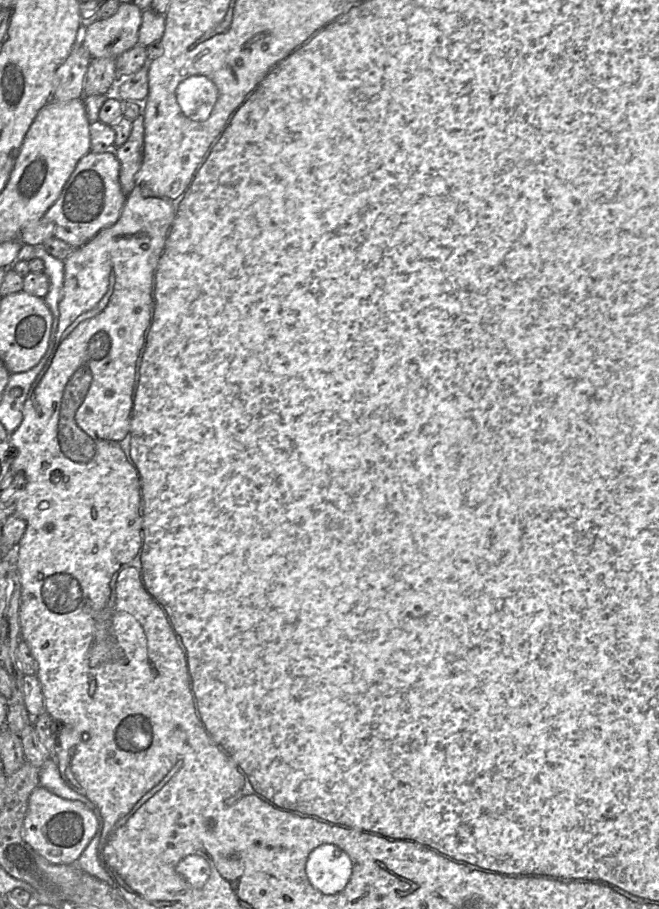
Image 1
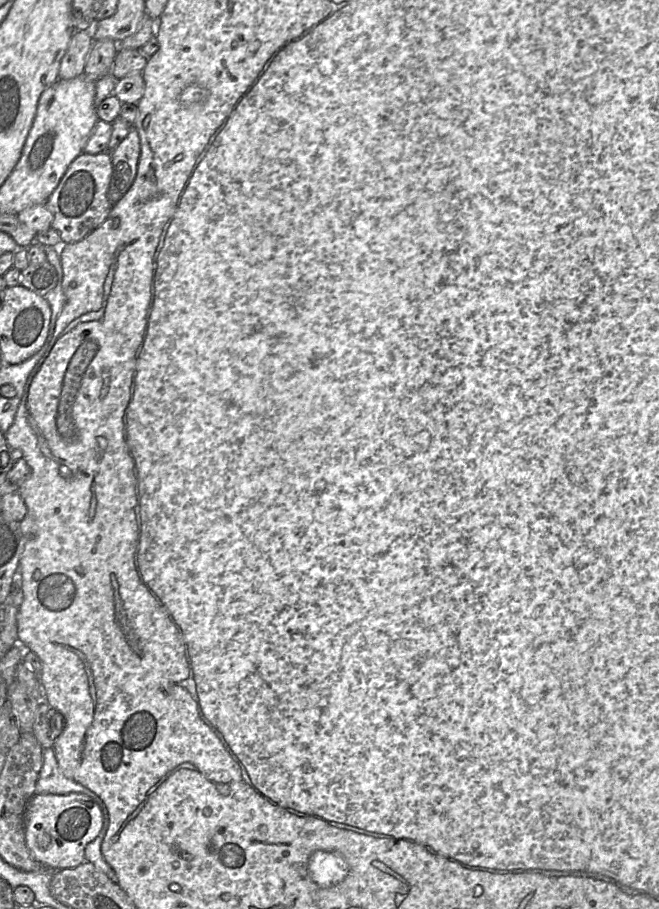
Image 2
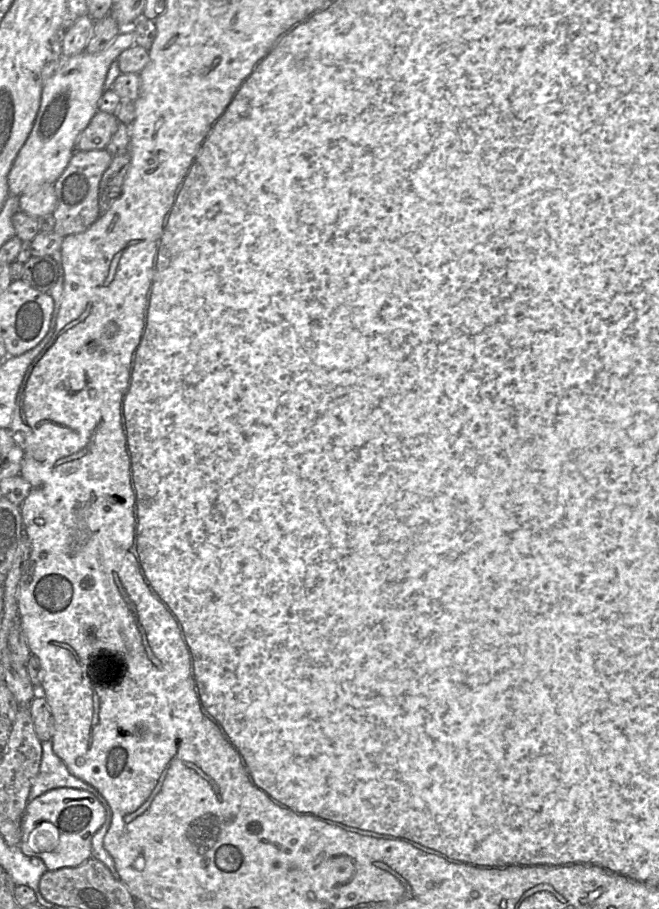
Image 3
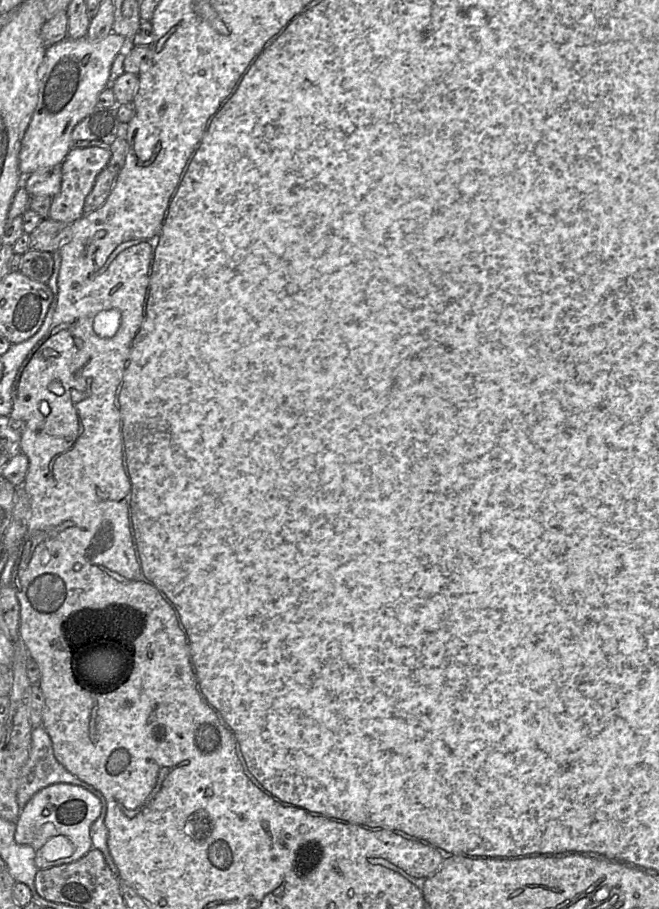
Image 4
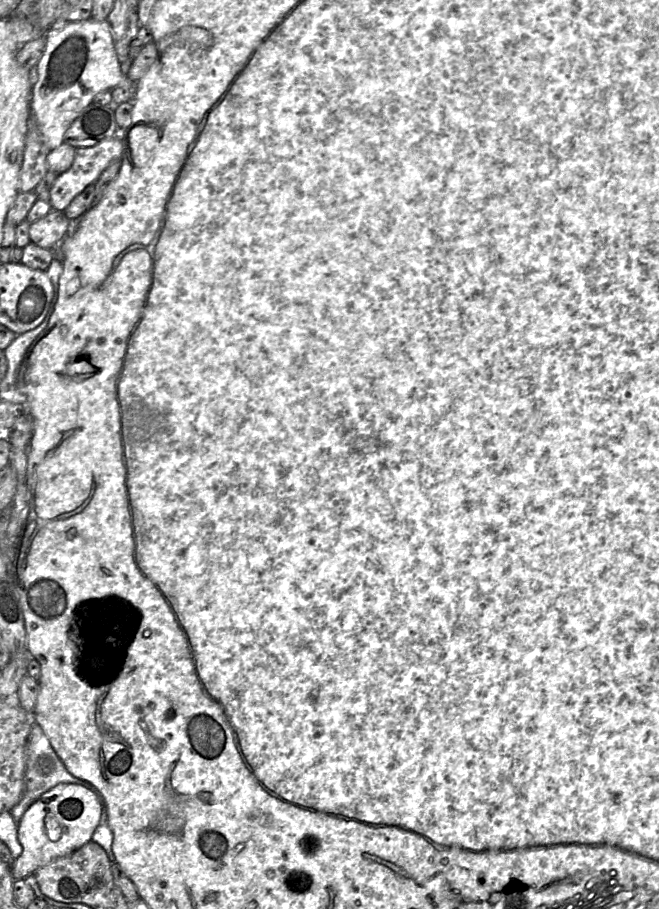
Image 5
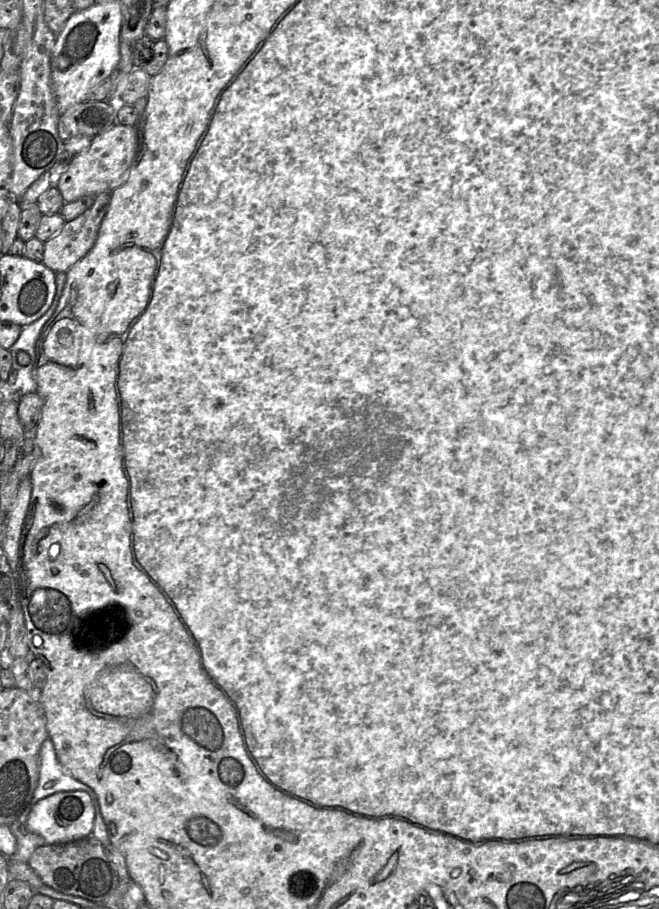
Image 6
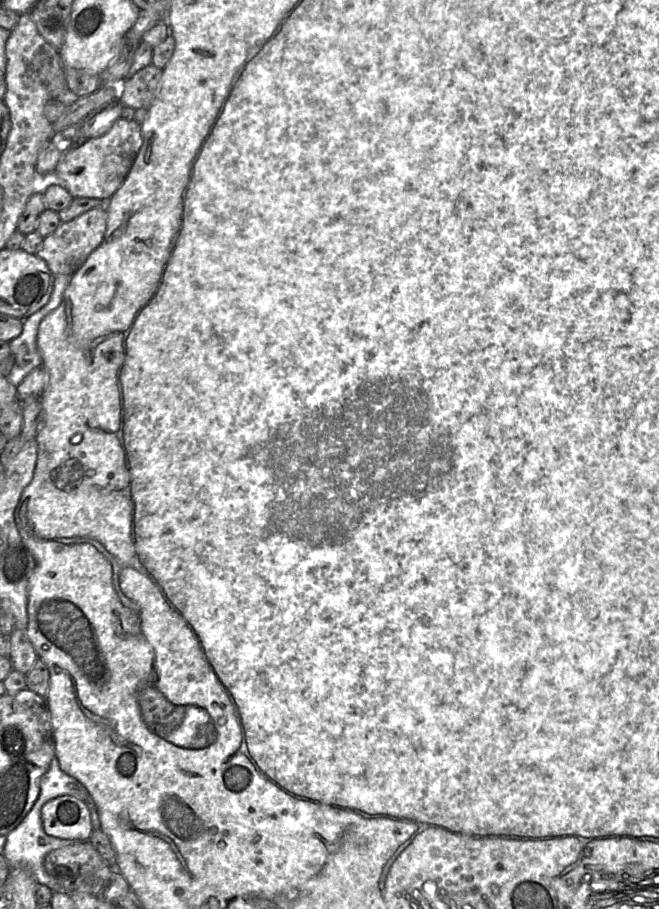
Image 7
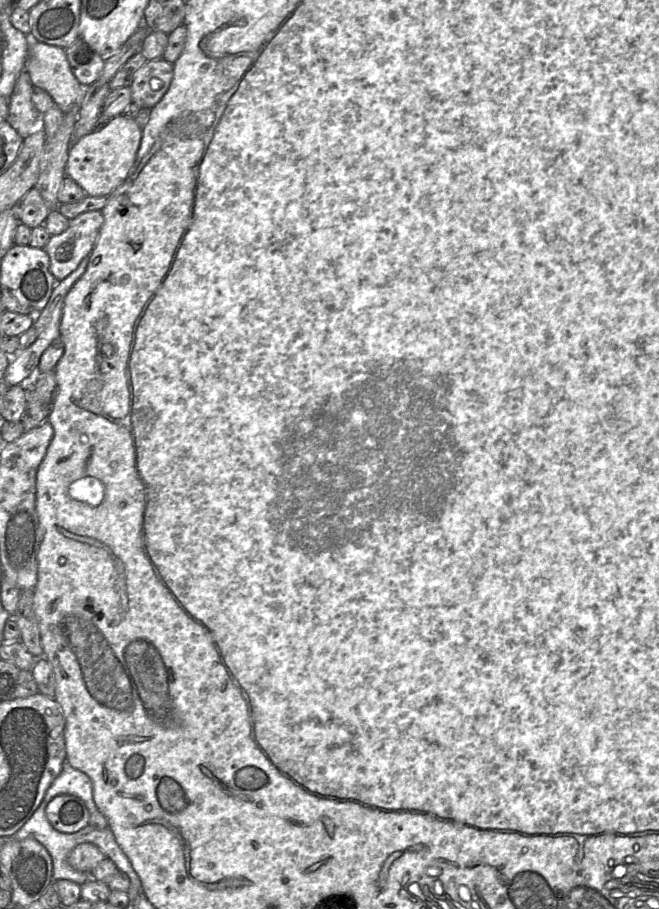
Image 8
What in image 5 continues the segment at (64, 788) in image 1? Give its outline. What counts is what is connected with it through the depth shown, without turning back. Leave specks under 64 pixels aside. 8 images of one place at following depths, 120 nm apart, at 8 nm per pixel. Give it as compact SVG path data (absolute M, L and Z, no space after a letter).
M34 723L31 732L29 734L27 745L26 745L26 769L25 769L25 780L24 780L24 791L23 795L20 799L20 801L11 809L10 813L12 814L16 824L20 821L21 817L24 815L24 813L27 811L27 809L37 800L41 797L42 794L50 790L51 788L55 787L58 784L61 783L74 783L79 784L81 786L84 786L85 788L88 788L91 790L97 797L99 804L100 804L100 815L101 815L101 806L103 803L103 796L100 793L100 791L91 783L82 780L80 778L77 778L73 776L65 767L61 759L58 757L56 752L54 751L50 741L48 740L46 734L42 730L42 728L37 724Z

